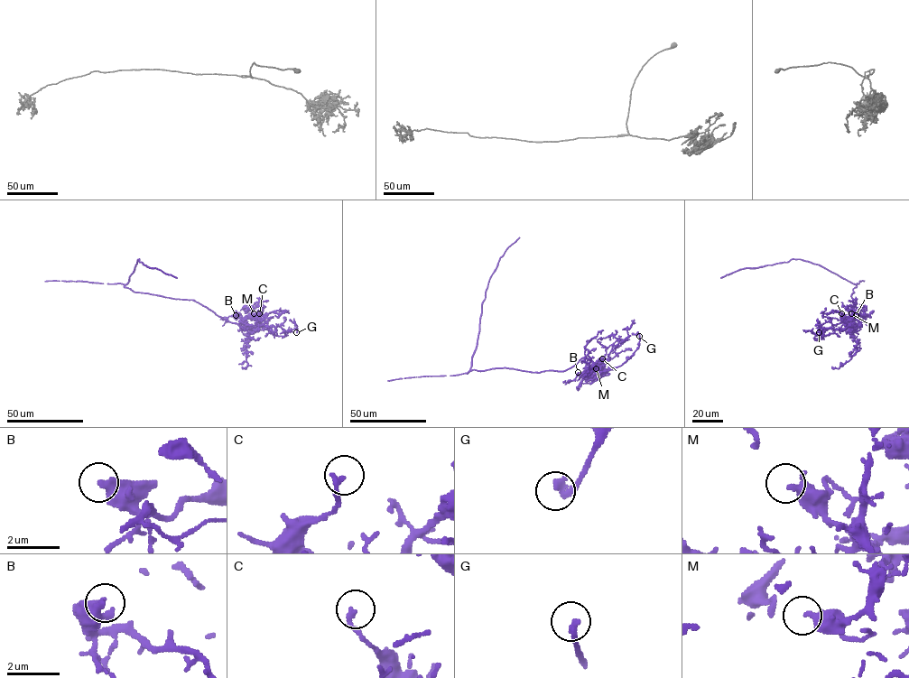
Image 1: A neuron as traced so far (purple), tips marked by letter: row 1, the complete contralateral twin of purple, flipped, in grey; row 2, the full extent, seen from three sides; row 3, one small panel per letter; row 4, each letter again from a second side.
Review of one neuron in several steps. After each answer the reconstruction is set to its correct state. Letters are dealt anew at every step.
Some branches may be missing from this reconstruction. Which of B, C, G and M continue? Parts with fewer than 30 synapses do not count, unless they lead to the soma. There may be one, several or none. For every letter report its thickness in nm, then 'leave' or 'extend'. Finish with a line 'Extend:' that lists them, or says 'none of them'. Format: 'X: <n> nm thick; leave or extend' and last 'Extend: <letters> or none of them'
B: 380 nm thick; leave
C: 180 nm thick; leave
G: 280 nm thick; extend
M: 400 nm thick; leave
Extend: G

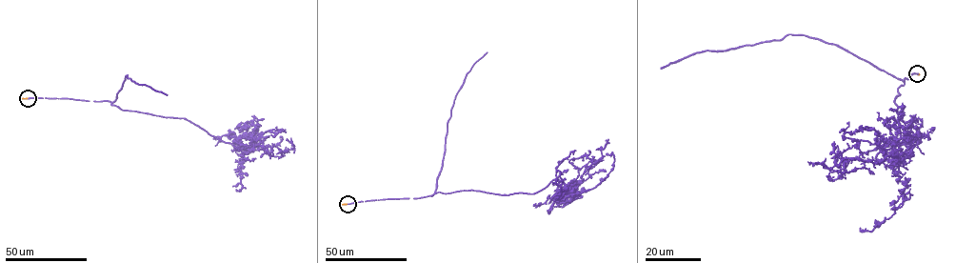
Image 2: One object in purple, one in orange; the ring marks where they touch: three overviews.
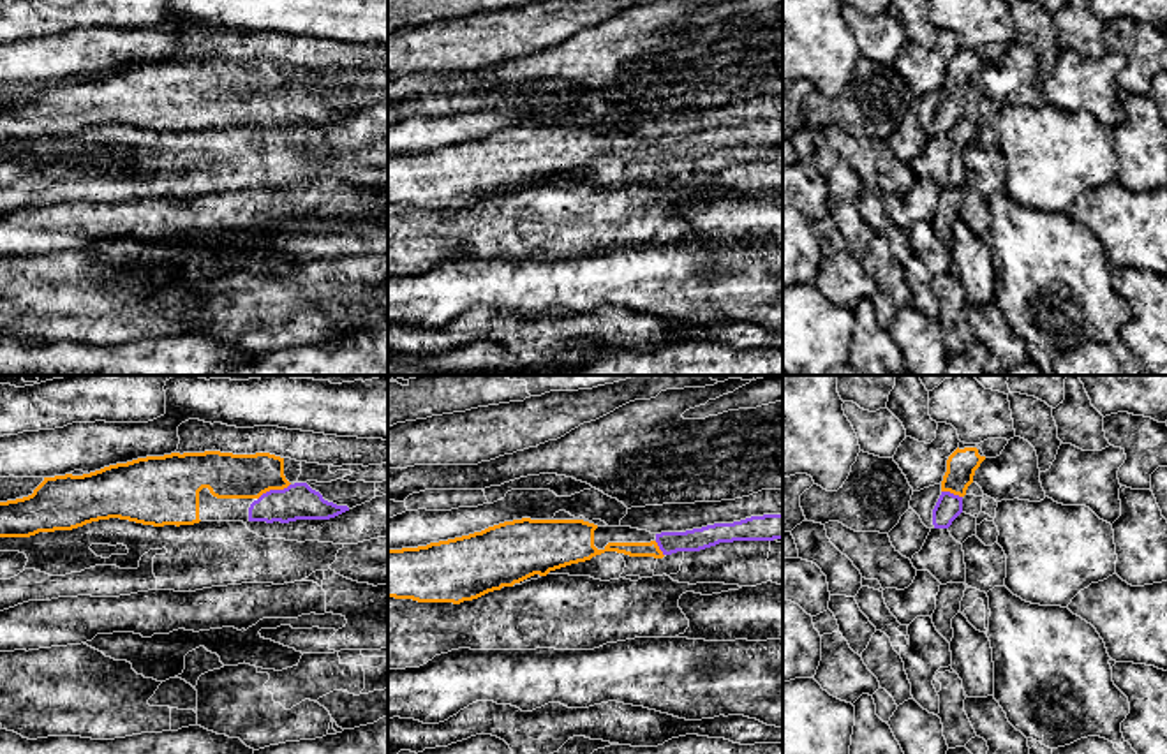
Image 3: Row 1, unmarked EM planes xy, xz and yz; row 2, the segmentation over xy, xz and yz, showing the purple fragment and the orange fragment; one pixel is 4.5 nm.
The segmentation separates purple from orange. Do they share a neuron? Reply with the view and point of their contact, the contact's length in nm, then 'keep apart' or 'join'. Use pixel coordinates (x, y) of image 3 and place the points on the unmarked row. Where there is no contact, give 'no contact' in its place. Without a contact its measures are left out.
meets purple in xy at (274, 96); contact 170 nm long; join

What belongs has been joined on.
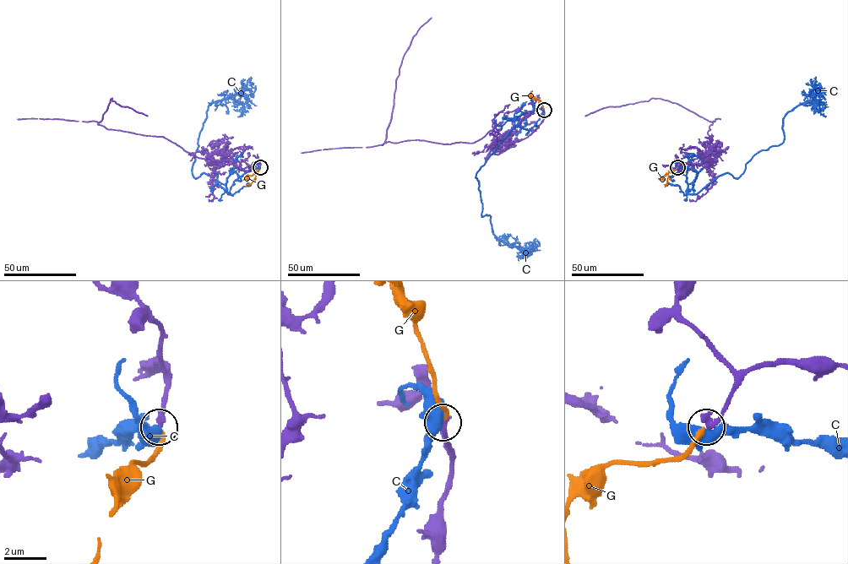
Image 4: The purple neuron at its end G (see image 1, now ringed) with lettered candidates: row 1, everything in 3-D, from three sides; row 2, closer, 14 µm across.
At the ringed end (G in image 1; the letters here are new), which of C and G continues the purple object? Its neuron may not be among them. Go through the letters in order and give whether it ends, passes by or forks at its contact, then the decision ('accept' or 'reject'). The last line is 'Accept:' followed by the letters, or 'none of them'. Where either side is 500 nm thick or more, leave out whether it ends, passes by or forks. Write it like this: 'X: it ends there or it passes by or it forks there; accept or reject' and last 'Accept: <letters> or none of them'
C: it forks there; reject
G: it ends there; accept
Accept: G

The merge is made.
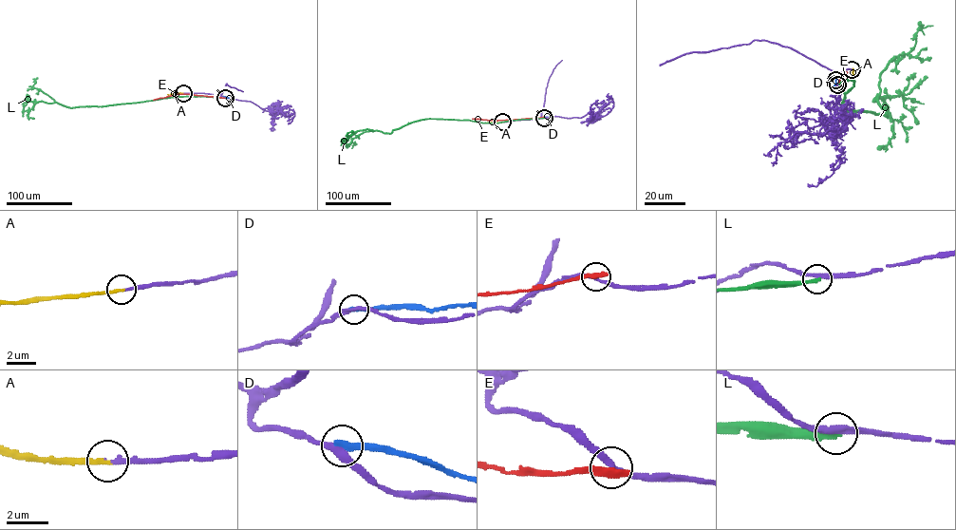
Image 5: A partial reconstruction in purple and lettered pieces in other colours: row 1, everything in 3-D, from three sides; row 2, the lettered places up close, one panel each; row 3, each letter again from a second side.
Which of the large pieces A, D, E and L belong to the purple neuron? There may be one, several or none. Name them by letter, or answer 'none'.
A

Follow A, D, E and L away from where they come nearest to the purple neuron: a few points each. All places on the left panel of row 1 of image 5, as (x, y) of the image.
A: (183, 93), (167, 94)
D: (223, 96), (234, 99)
E: (224, 97), (177, 94), (153, 100)
L: (225, 98), (175, 96), (71, 107), (56, 103), (38, 102), (28, 114), (34, 119)

